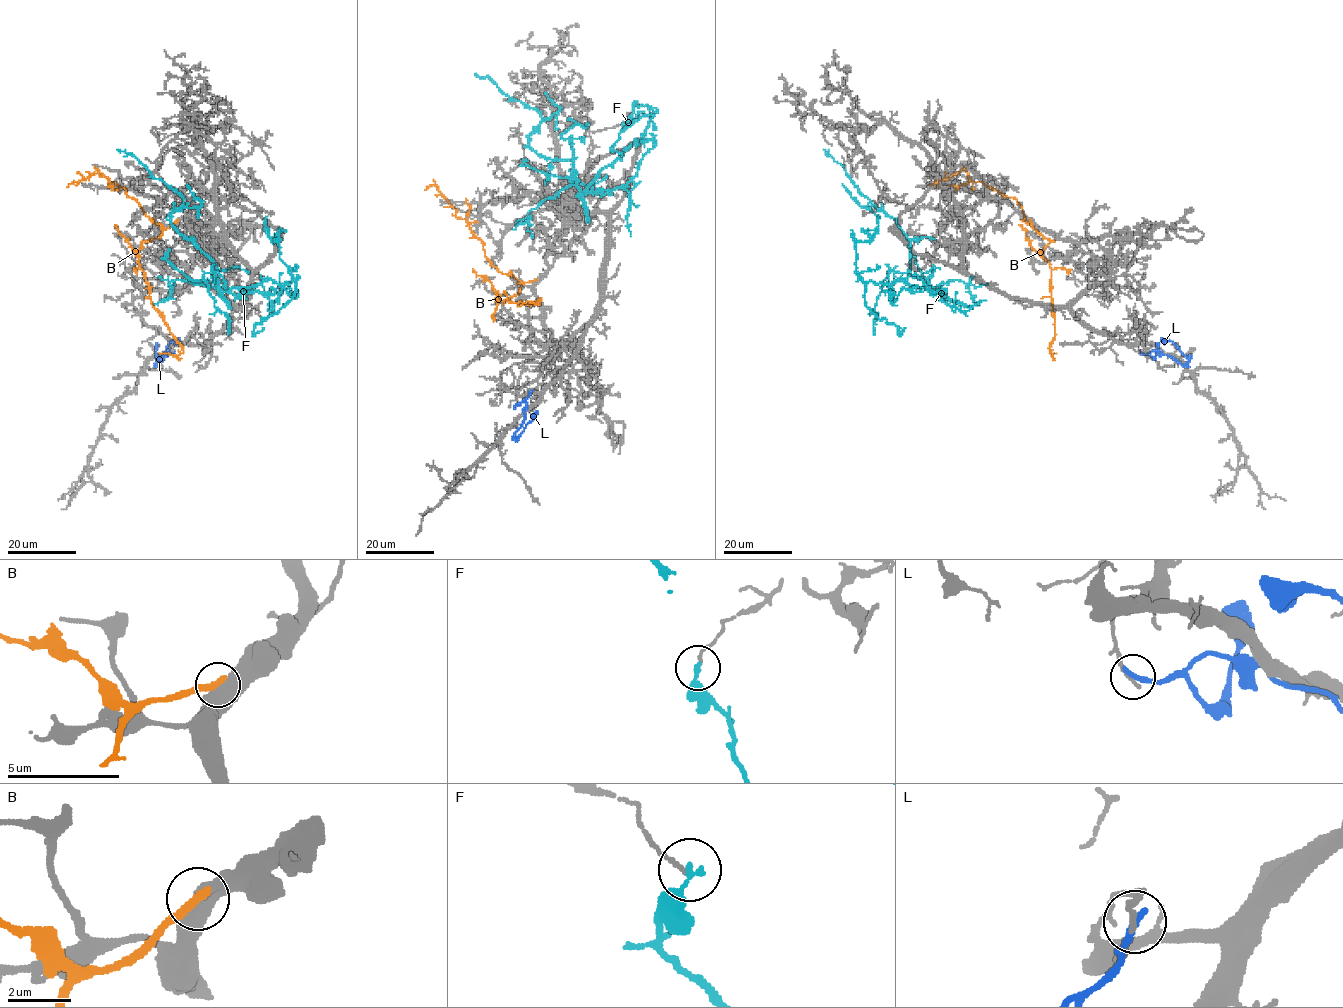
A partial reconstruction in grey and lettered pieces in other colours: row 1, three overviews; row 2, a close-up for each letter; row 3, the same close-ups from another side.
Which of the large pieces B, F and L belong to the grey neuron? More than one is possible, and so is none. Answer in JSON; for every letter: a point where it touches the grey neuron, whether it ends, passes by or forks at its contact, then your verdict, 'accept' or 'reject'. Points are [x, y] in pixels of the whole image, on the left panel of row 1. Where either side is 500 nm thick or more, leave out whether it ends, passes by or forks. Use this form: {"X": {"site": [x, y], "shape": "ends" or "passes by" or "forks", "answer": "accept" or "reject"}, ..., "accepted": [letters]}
{"B": {"site": [177, 220], "shape": "ends", "answer": "reject"}, "F": {"site": [167, 250], "shape": "ends", "answer": "reject"}, "L": {"site": [173, 354], "shape": "ends", "answer": "reject"}, "accepted": []}

